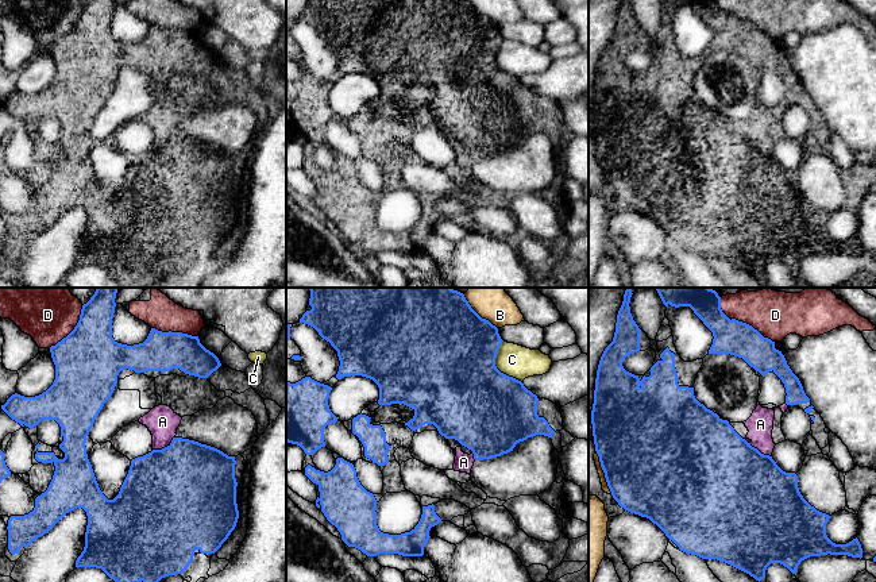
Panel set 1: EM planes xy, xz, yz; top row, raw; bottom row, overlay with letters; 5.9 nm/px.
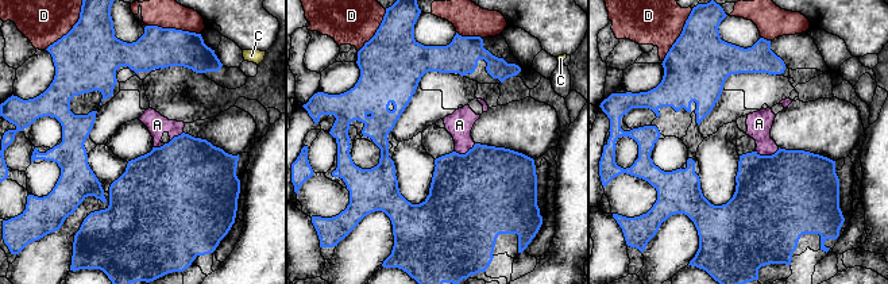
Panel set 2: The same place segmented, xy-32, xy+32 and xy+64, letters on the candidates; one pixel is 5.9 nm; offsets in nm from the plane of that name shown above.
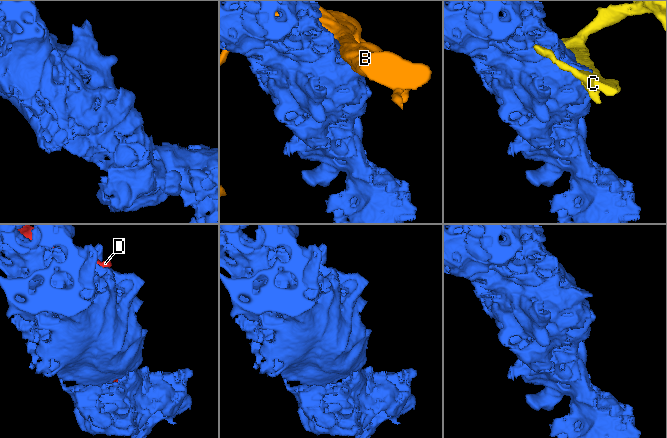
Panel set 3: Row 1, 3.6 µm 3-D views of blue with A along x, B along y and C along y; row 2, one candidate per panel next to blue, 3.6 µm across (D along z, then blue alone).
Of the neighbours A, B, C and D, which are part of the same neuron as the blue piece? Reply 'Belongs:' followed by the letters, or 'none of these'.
Belongs: A

